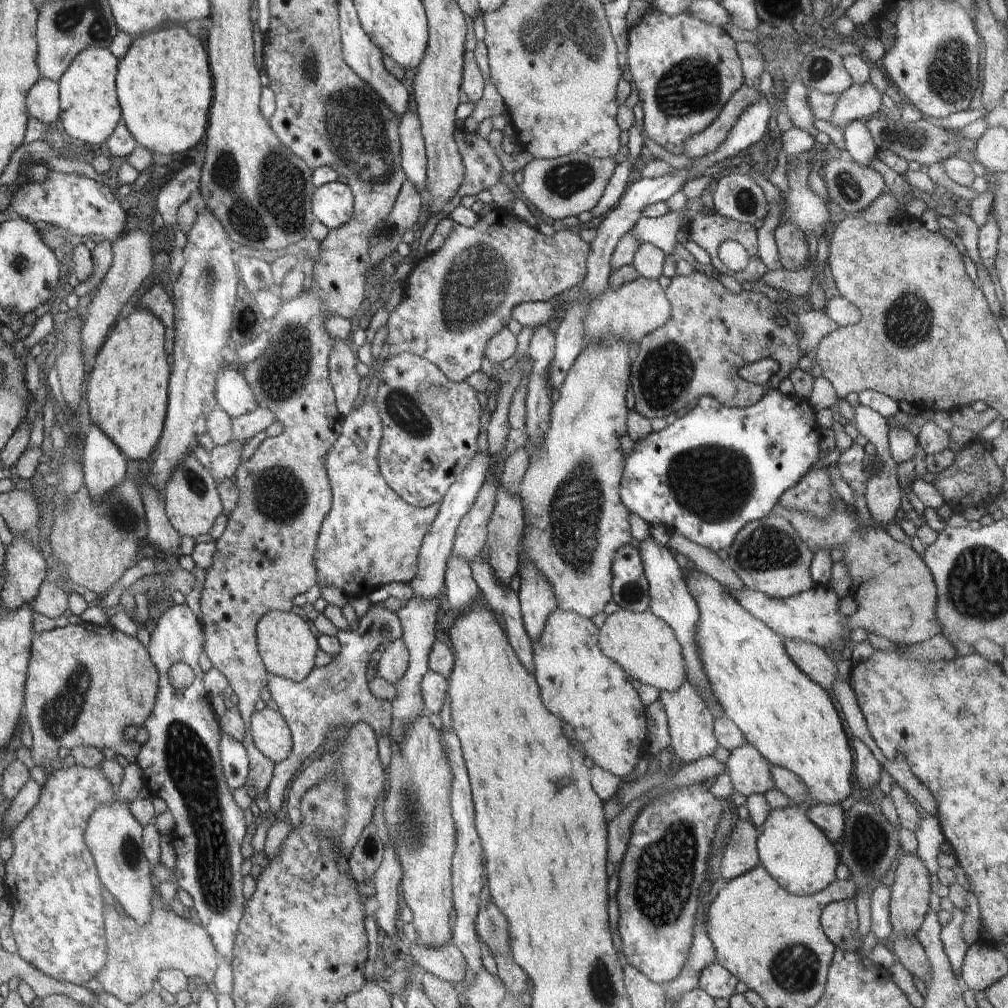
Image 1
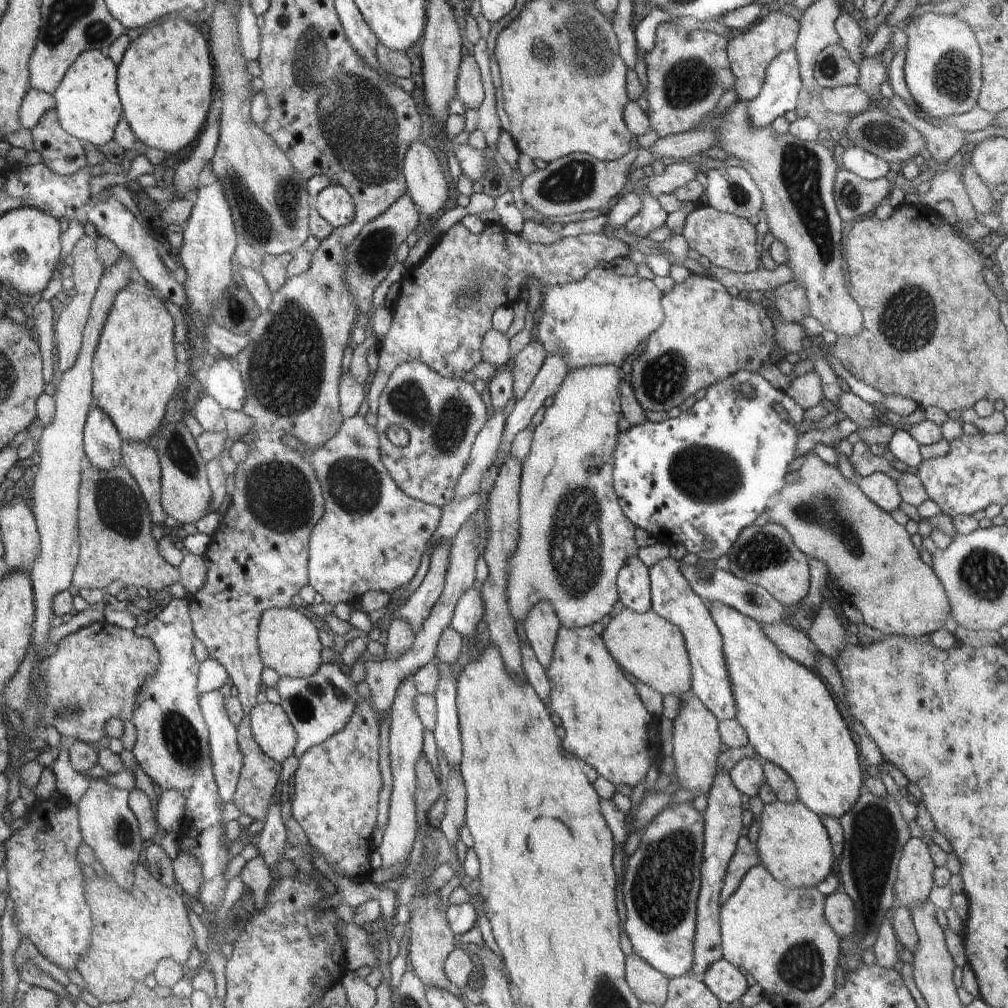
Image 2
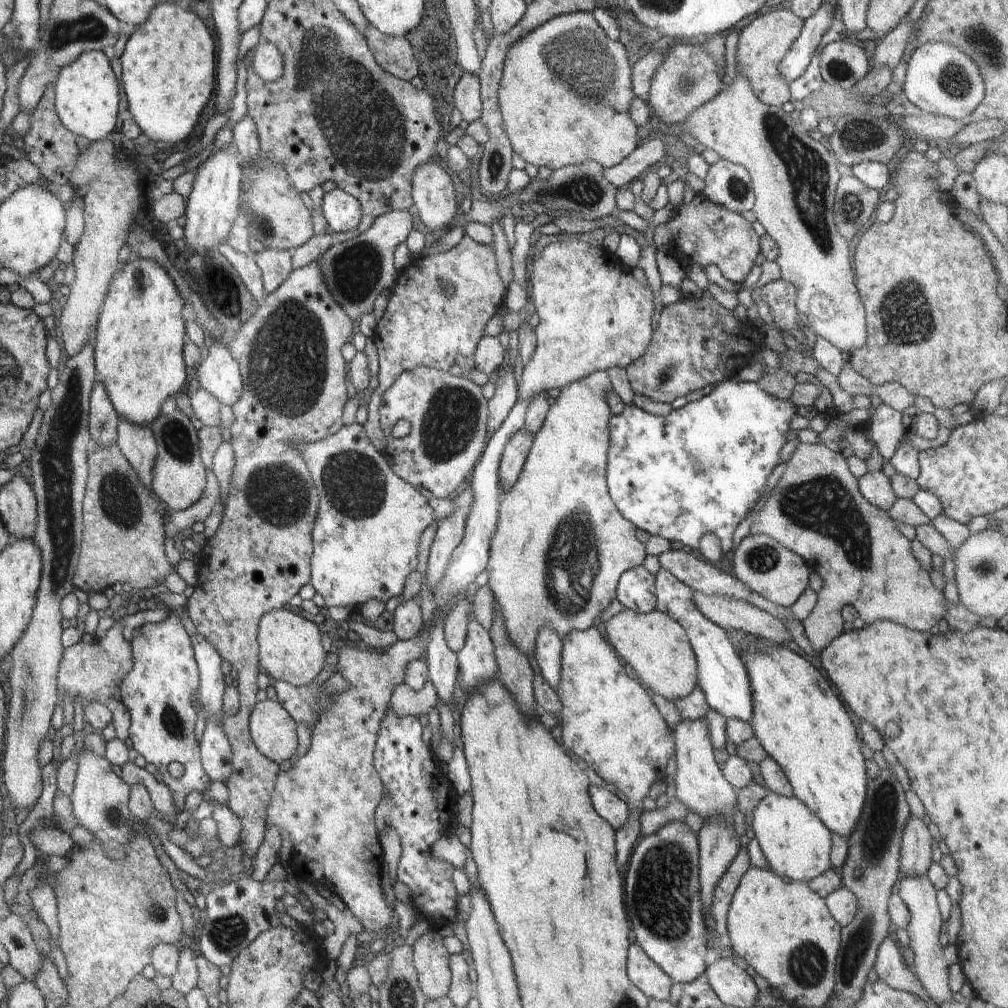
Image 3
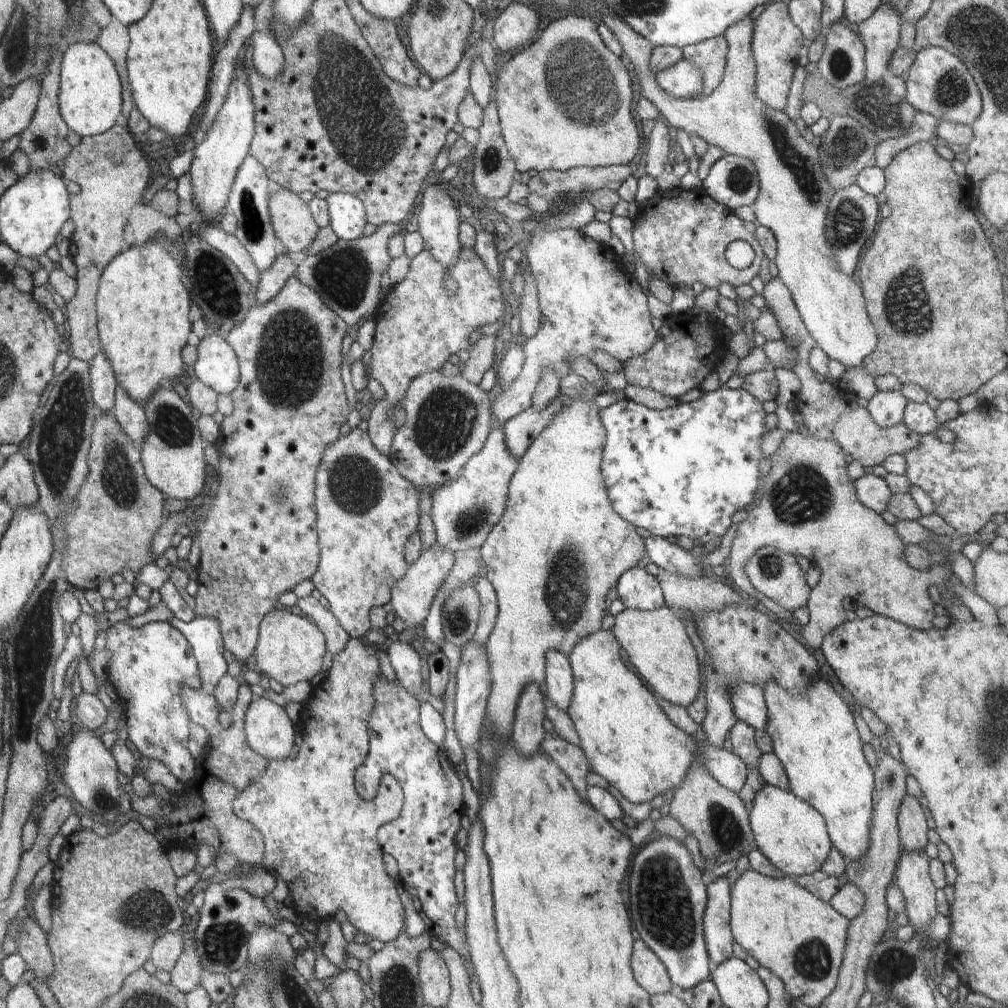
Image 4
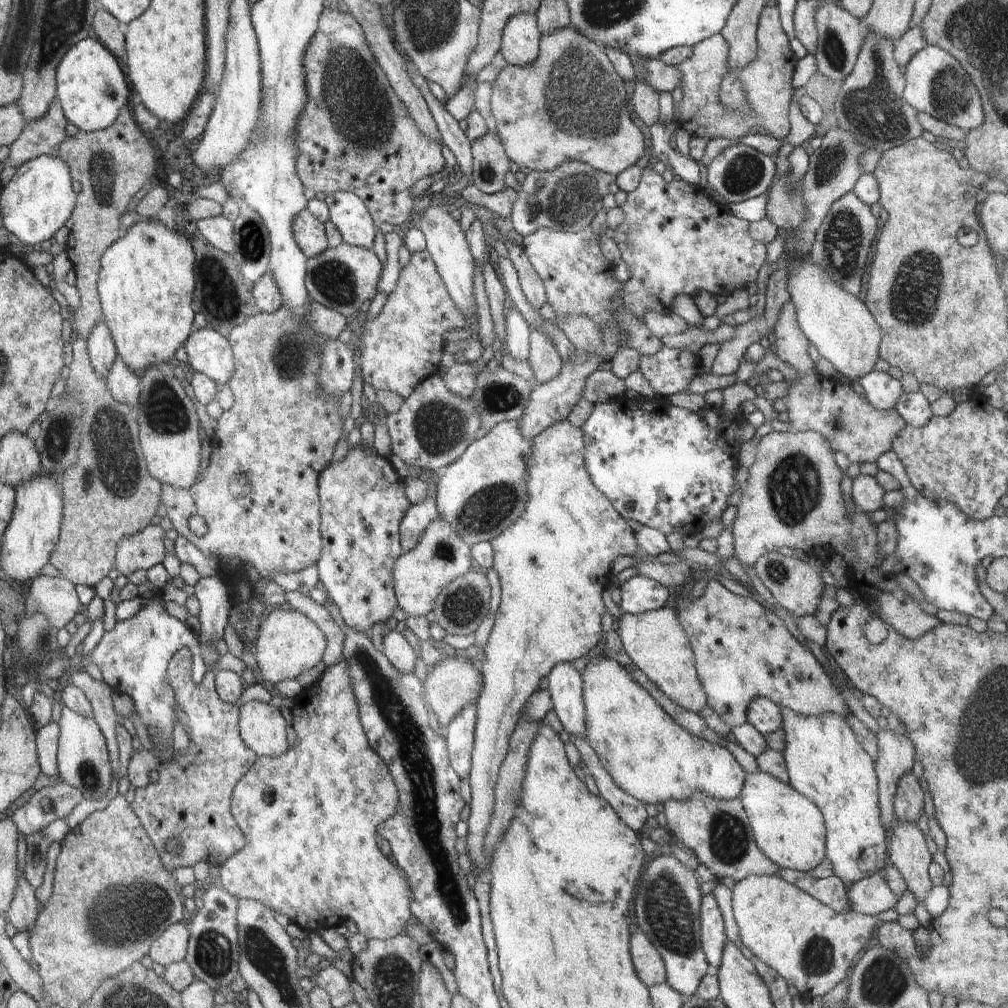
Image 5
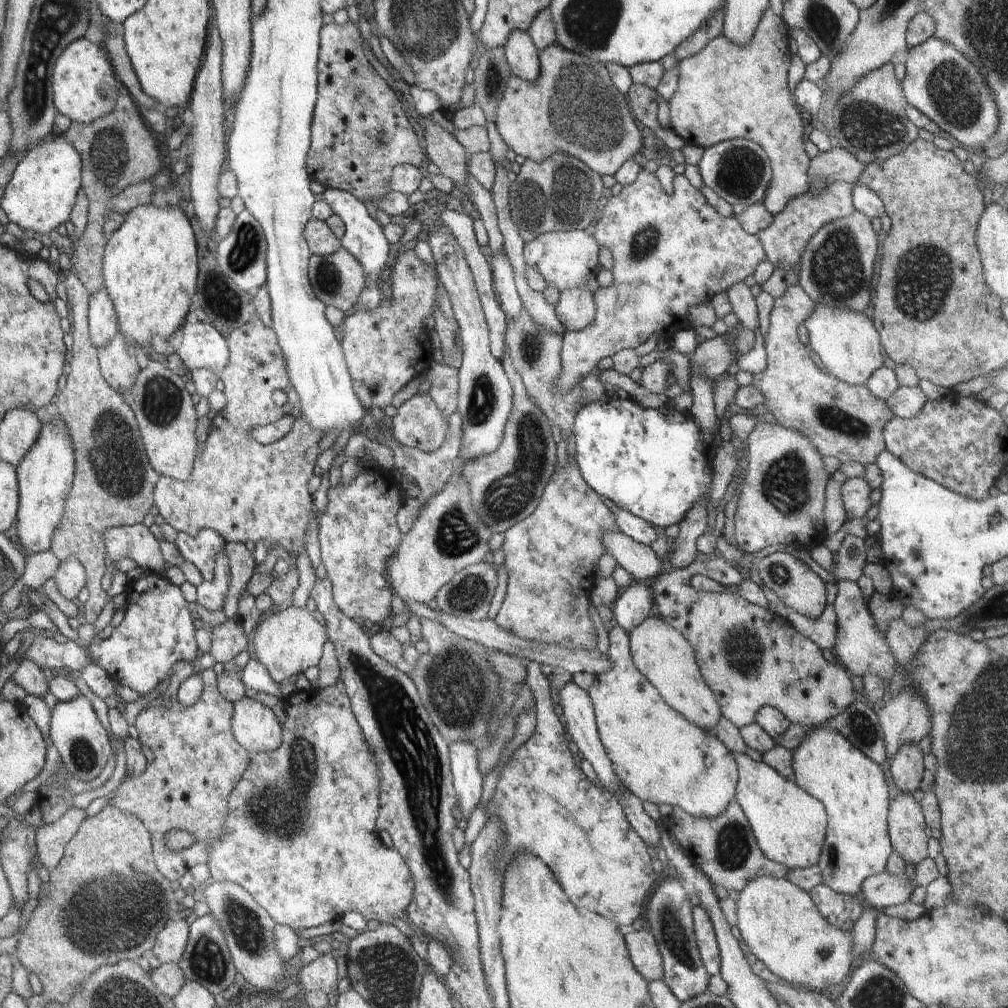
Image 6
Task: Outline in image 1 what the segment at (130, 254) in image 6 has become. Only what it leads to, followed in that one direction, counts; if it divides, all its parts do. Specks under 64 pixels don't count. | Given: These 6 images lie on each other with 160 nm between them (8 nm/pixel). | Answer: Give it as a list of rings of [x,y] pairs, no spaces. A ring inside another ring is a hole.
[[[140,306],[130,310],[124,320],[112,326],[107,339],[96,355],[95,365],[89,374],[88,414],[92,424],[96,425],[120,449],[129,460],[144,460],[152,454],[161,437],[167,413],[167,388],[171,373],[171,366],[166,361],[165,351],[166,329],[162,321],[150,311]]]

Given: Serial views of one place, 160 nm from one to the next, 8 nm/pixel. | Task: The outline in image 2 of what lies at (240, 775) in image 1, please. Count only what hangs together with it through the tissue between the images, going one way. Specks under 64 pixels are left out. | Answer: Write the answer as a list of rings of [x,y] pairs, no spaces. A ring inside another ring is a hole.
[[[219,690],[200,694],[199,705],[209,730],[209,747],[213,764],[213,775],[223,805],[233,799],[237,789],[243,754],[237,741],[237,728],[232,724],[225,707],[225,697]]]

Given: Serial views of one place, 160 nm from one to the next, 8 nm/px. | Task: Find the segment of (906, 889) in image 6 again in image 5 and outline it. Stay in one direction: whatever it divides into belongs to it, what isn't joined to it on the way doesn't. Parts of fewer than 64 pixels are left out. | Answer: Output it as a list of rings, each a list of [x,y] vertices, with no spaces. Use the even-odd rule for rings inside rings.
[[[882,874],[870,875],[853,883],[847,892],[847,899],[850,909],[872,916],[894,907],[897,902]]]

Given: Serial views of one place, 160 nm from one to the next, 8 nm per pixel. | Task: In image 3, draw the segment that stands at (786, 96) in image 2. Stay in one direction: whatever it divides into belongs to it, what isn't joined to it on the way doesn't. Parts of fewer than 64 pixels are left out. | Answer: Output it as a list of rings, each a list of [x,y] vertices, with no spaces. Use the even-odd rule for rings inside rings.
[[[836,3],[822,4],[813,17],[806,19],[800,36],[782,58],[779,73],[788,86],[806,72],[822,35],[832,26],[836,5]]]

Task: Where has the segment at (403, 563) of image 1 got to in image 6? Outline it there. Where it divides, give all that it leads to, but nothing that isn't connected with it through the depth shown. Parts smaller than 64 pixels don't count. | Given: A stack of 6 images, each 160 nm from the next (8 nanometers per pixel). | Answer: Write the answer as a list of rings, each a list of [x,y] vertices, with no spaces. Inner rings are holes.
[[[373,463],[360,469],[349,484],[329,487],[326,508],[317,518],[321,559],[333,586],[334,602],[352,620],[364,618],[386,625],[391,618],[393,590],[388,565],[402,542],[396,513],[406,497],[400,484],[394,470]]]

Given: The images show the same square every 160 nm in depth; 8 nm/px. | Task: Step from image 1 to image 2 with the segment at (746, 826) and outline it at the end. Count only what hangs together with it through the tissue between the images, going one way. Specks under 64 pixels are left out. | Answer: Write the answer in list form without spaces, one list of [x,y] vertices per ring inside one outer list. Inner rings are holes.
[[[742,833],[737,842],[737,850],[728,863],[723,883],[721,886],[720,902],[726,902],[726,899],[734,894],[734,891],[740,886],[743,876],[757,864],[760,860],[757,848],[751,841],[751,836]]]

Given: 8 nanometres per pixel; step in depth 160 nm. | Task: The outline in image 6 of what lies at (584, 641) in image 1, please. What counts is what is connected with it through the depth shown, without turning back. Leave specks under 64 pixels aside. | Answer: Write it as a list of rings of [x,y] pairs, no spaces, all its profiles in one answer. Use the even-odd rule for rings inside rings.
[[[620,625],[609,632],[607,655],[613,668],[606,673],[595,674],[587,693],[593,704],[600,740],[618,780],[641,802],[670,804],[697,817],[714,818],[724,812],[729,802],[736,798],[737,792],[738,767],[733,754],[720,739],[688,722],[664,702],[658,690],[635,667],[628,634]]]

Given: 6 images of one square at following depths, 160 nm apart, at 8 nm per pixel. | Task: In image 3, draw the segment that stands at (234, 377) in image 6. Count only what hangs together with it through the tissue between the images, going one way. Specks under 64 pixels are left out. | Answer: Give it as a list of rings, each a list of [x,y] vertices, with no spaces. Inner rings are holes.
[[[316,261],[307,264],[306,266],[294,269],[287,277],[284,282],[271,293],[267,293],[264,296],[264,300],[260,303],[258,310],[252,315],[250,320],[239,330],[239,333],[235,335],[234,340],[228,344],[228,349],[234,360],[239,364],[239,371],[243,382],[242,396],[232,405],[232,410],[235,416],[234,422],[230,426],[230,432],[232,439],[230,444],[232,445],[235,454],[235,465],[230,477],[229,493],[227,501],[224,503],[224,513],[222,521],[216,533],[207,539],[207,543],[203,546],[203,549],[198,556],[197,563],[200,566],[199,577],[196,588],[191,597],[187,600],[184,606],[185,611],[189,614],[190,620],[196,627],[196,632],[202,637],[206,637],[206,640],[212,644],[212,646],[219,652],[223,660],[226,660],[230,664],[235,677],[238,681],[238,692],[239,692],[239,703],[240,708],[238,714],[225,715],[222,718],[221,727],[223,728],[226,738],[229,740],[231,751],[233,754],[232,758],[232,772],[228,777],[226,785],[229,792],[229,800],[227,807],[234,813],[241,822],[241,833],[240,843],[241,849],[244,853],[251,856],[256,856],[258,847],[264,840],[264,834],[266,834],[267,824],[265,818],[267,817],[267,806],[271,801],[271,794],[275,789],[276,777],[280,771],[279,764],[266,758],[253,743],[250,731],[249,731],[249,716],[253,706],[258,702],[256,693],[258,692],[258,685],[256,685],[256,679],[261,670],[259,664],[259,644],[257,641],[257,632],[259,627],[259,620],[264,614],[273,611],[274,609],[282,609],[283,606],[288,604],[288,601],[296,594],[299,594],[299,590],[310,582],[311,579],[311,558],[313,553],[313,540],[311,537],[312,529],[314,528],[317,510],[319,509],[319,496],[314,486],[311,472],[306,466],[304,457],[299,453],[299,446],[302,441],[307,443],[316,442],[326,438],[327,436],[336,434],[338,430],[343,427],[343,408],[347,401],[346,389],[346,377],[347,377],[347,365],[348,363],[342,357],[342,346],[350,341],[352,336],[352,319],[346,314],[346,311],[334,300],[331,296],[326,284],[324,284],[323,274],[318,262]]]

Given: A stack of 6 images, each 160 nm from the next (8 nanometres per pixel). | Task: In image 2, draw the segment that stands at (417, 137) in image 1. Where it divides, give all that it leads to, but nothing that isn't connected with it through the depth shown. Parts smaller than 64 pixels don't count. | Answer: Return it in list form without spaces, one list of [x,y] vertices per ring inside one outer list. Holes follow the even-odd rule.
[[[423,141],[413,142],[407,150],[403,173],[408,196],[420,212],[432,218],[448,204],[448,181],[432,149]]]

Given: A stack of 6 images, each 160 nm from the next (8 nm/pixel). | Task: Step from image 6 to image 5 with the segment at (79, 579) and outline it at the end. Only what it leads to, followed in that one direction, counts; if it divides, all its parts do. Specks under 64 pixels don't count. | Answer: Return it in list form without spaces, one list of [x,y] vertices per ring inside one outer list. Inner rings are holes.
[[[38,574],[28,592],[21,613],[31,615],[36,611],[42,612],[57,629],[74,620],[78,612],[84,612],[84,606],[76,595],[75,584],[66,577]]]

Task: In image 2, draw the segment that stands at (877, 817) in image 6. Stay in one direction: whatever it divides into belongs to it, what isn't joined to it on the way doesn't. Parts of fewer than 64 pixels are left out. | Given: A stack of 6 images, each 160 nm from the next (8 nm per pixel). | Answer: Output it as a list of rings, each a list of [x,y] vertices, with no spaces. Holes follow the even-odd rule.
[[[723,602],[707,603],[722,637],[722,652],[737,706],[735,719],[746,731],[749,744],[768,762],[779,766],[792,778],[799,800],[819,816],[839,819],[858,800],[864,787],[865,766],[852,740],[850,728],[842,719],[832,694],[818,673],[787,657],[763,633],[761,624]]]

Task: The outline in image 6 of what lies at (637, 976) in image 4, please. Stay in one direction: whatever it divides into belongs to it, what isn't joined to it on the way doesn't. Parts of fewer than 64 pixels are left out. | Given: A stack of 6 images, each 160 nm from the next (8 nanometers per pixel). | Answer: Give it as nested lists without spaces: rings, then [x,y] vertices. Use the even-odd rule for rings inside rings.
[[[648,930],[626,934],[626,944],[634,968],[649,982],[662,981],[663,958],[654,935]]]

